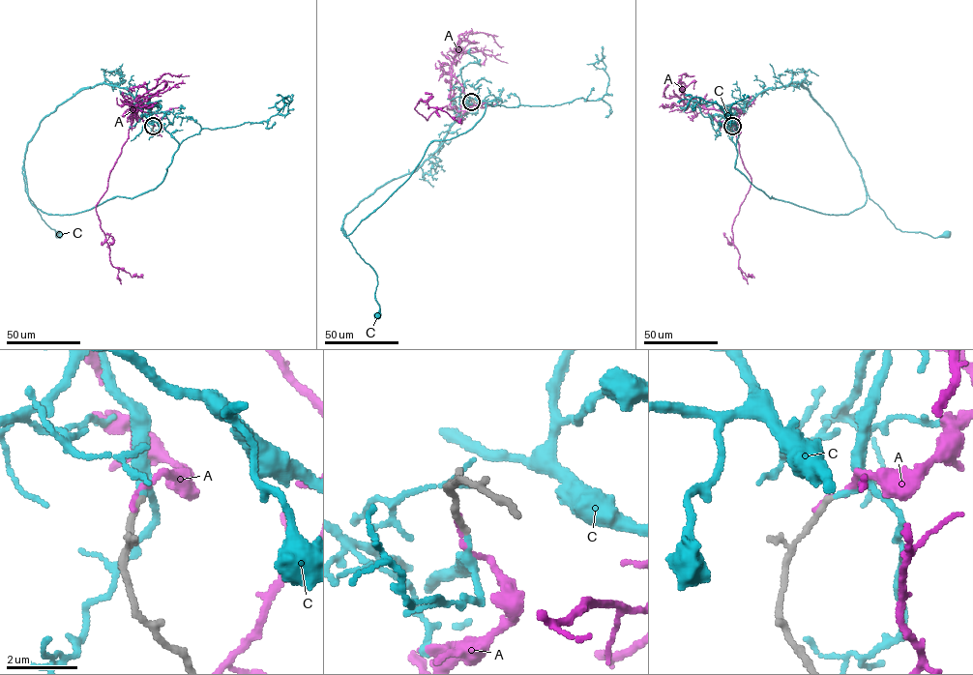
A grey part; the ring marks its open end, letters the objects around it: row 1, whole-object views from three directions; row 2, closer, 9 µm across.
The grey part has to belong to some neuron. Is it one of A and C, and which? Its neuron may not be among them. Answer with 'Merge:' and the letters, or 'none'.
Merge: C

